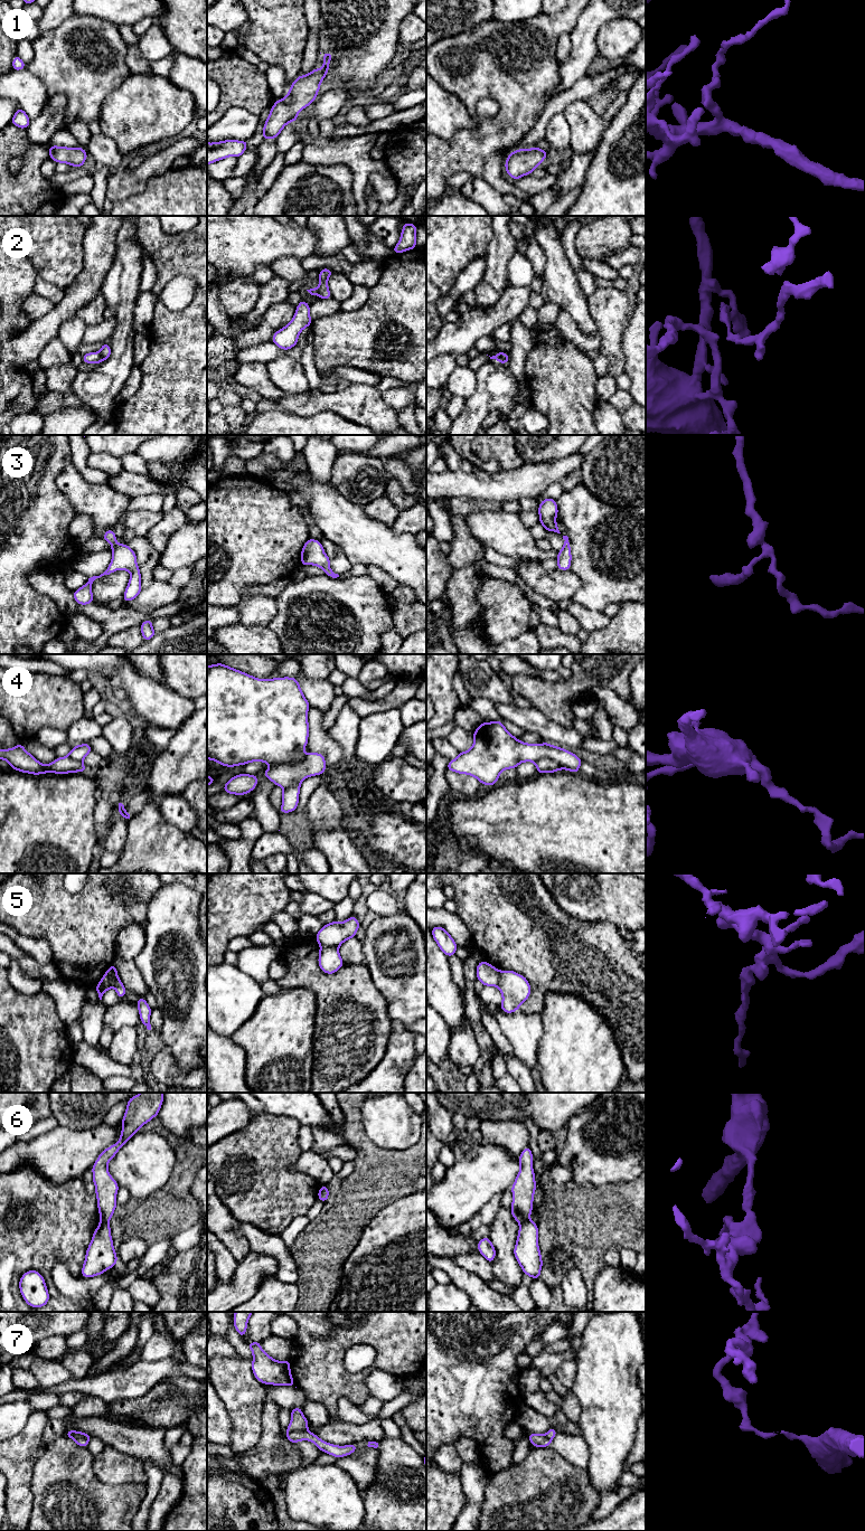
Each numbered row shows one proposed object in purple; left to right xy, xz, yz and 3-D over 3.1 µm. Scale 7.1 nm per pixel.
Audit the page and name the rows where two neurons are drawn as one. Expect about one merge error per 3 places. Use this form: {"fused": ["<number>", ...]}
{"fused": ["2", "4", "5", "6", "7"]}

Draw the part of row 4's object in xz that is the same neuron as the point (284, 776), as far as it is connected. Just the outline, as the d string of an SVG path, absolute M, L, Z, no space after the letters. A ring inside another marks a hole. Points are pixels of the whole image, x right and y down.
M309 753L308 758L297 766L276 766L264 771L264 776L274 785L284 790L297 782L326 772L325 756L319 753Z

